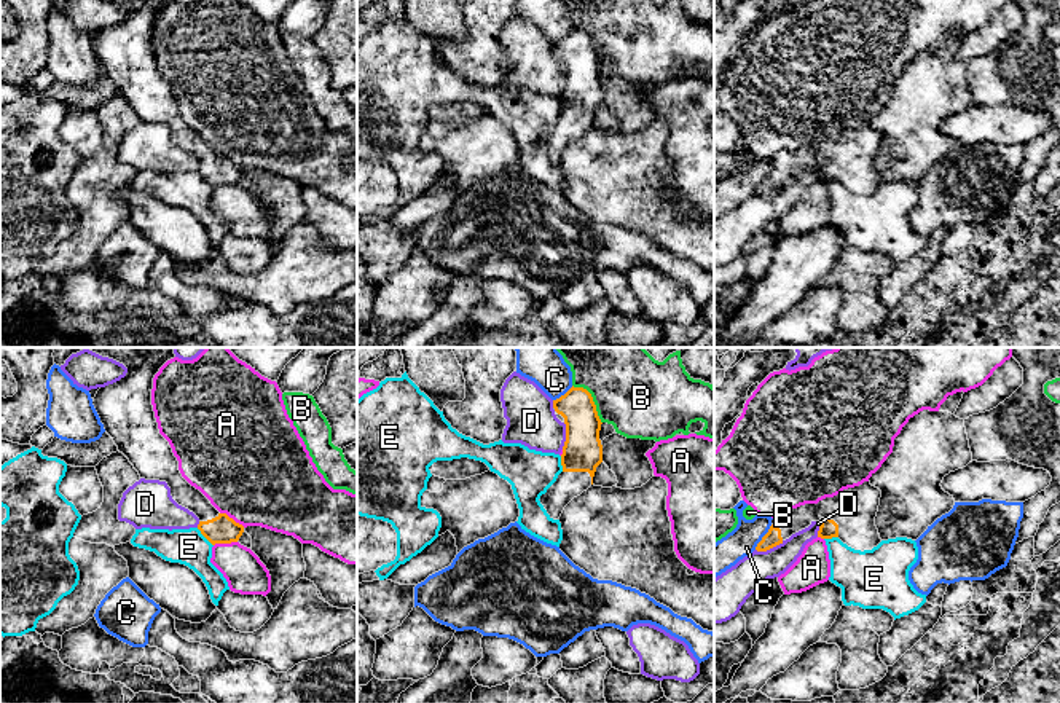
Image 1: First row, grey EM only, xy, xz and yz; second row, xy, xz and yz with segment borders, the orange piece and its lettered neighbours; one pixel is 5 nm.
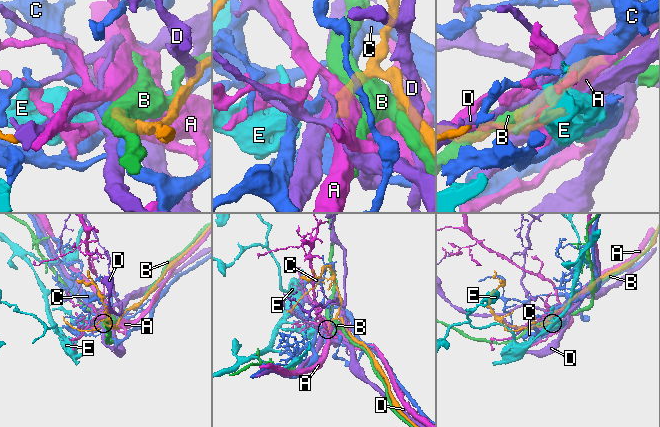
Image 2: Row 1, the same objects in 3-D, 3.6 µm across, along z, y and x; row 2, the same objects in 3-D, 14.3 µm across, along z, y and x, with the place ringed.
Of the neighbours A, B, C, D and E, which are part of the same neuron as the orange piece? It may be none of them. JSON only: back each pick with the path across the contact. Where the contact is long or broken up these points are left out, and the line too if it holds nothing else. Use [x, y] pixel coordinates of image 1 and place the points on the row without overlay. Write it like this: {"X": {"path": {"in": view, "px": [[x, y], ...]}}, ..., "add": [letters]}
{"add": []}

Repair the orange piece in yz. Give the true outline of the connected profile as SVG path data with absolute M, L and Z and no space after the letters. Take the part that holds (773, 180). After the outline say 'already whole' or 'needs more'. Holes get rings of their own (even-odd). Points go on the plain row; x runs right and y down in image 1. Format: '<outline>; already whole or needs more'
M864 124L859 129L843 132L834 140L818 147L805 147L797 151L781 151L771 163L768 175L757 187L757 194L767 194L792 177L819 164L818 180L838 180L854 193L872 193L881 182L875 169L881 134Z; needs more

